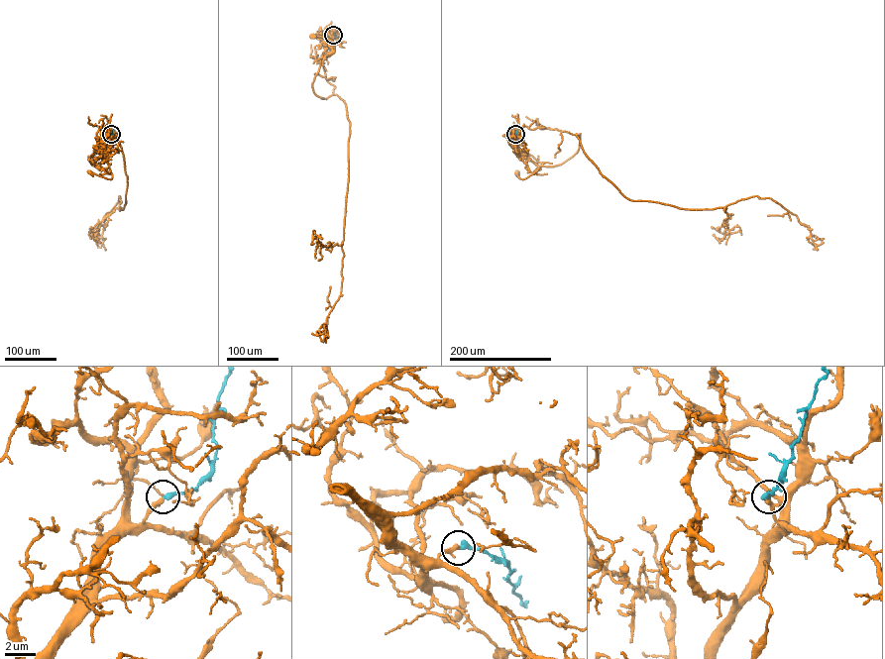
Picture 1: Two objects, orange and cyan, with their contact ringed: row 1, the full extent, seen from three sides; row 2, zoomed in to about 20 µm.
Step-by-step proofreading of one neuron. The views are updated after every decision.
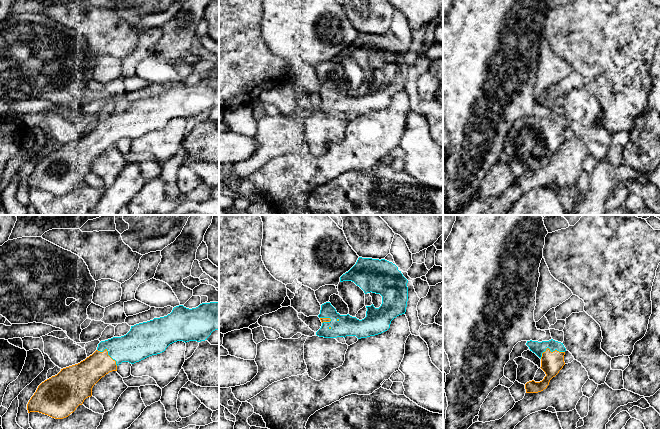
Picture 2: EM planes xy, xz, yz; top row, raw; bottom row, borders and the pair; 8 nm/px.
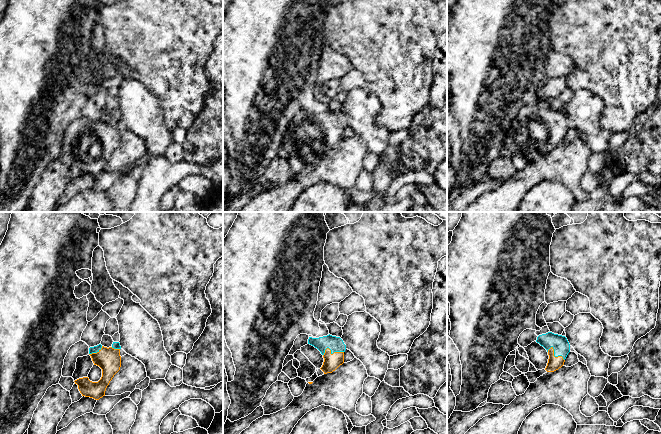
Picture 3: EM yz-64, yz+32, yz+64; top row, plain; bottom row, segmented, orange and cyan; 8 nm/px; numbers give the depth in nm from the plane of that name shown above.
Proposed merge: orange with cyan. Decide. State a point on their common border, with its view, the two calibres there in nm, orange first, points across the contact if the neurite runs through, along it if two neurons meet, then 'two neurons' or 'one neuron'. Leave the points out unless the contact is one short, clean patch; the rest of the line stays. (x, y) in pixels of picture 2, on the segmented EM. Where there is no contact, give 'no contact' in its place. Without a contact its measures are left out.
yz (549, 350) | 180/100 nm | across yz (551, 362), (549, 350), (538, 348) | one neuron

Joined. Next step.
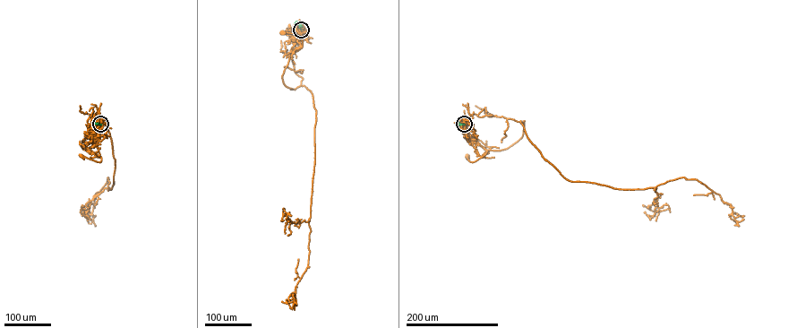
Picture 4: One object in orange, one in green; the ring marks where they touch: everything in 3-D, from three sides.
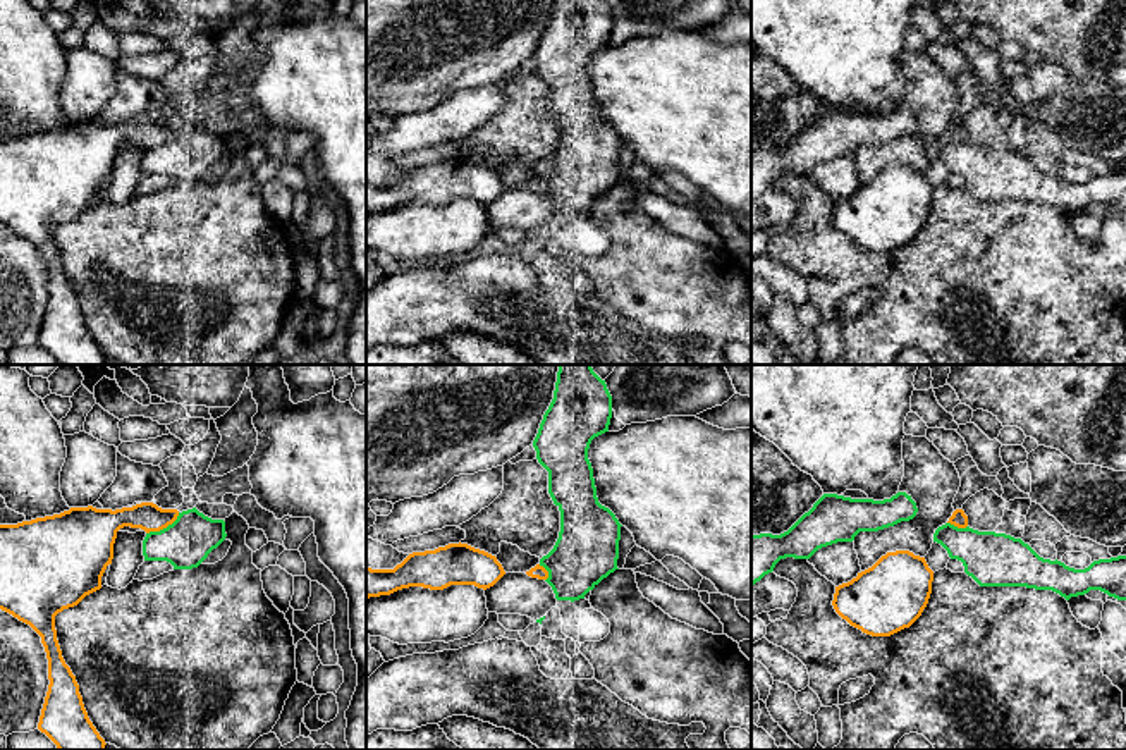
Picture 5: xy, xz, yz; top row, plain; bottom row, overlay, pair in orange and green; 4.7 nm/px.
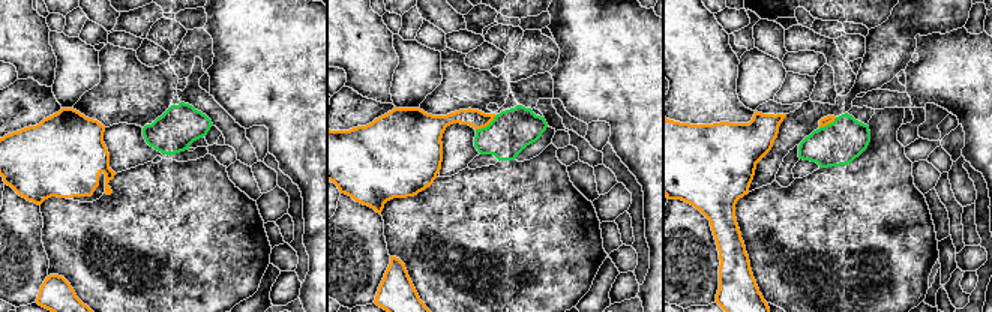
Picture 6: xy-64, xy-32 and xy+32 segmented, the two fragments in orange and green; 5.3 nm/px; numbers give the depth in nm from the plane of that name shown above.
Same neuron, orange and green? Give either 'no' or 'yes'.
no

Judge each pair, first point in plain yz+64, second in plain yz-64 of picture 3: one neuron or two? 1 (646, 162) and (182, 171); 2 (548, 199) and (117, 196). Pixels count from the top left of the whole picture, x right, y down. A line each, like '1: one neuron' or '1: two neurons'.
1: two neurons
2: two neurons

